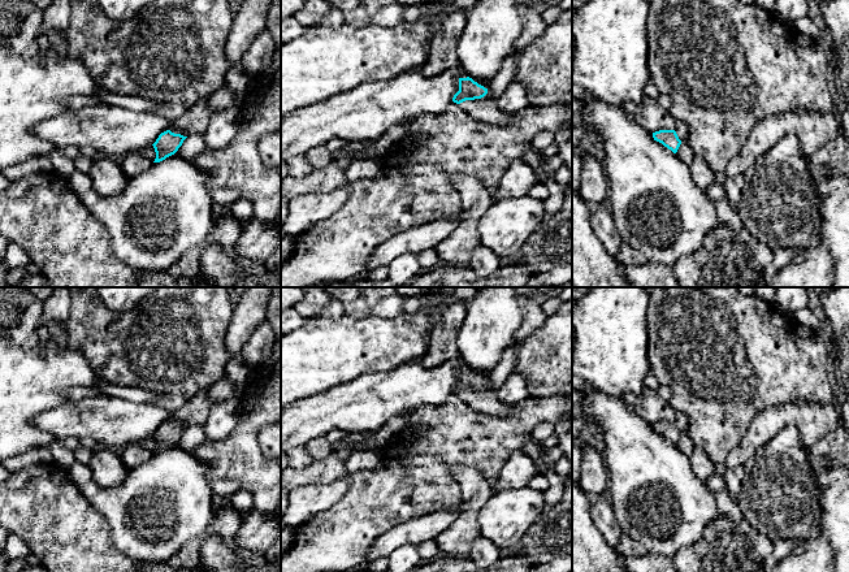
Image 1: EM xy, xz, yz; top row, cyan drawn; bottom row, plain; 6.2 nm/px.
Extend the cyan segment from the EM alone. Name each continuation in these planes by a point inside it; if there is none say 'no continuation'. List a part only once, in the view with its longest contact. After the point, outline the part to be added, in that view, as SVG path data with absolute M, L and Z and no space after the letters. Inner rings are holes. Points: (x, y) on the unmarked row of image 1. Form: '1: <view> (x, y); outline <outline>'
1: xz (485, 399); outline M488 385L481 390L465 391L459 398L469 404L473 410L494 416L506 416L514 412L515 406L501 402L497 391Z

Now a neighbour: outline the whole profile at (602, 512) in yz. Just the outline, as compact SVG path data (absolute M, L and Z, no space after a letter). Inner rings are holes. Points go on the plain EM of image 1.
M593 498L590 514L601 534L608 542L610 547L616 551L616 546L624 532L616 520L611 503L599 498Z

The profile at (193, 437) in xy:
M189 426L174 446L192 451L207 442L205 426Z

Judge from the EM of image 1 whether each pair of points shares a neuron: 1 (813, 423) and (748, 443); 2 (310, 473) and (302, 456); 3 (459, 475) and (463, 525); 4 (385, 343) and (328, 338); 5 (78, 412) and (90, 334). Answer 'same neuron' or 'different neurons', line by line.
1: same neuron
2: different neurons
3: same neuron
4: same neuron
5: different neurons

